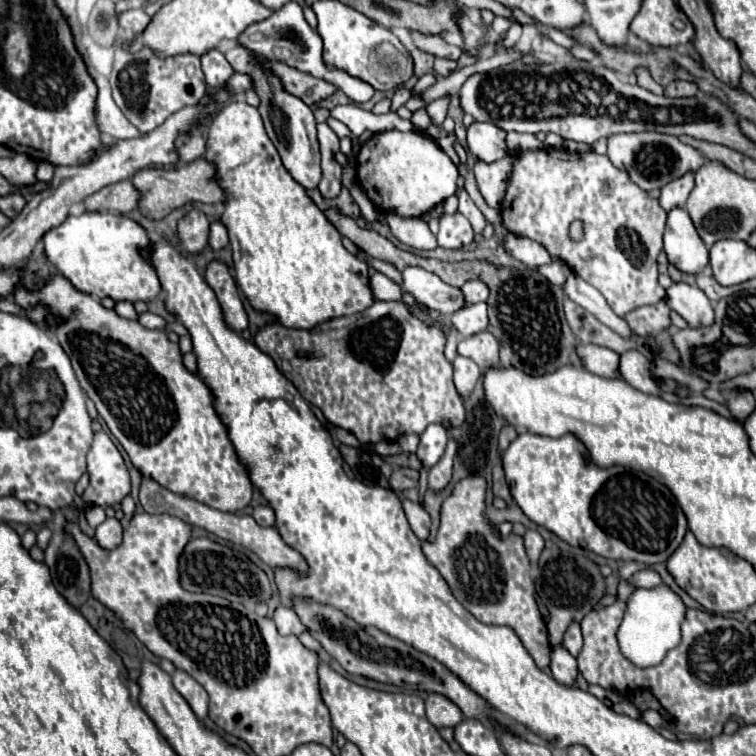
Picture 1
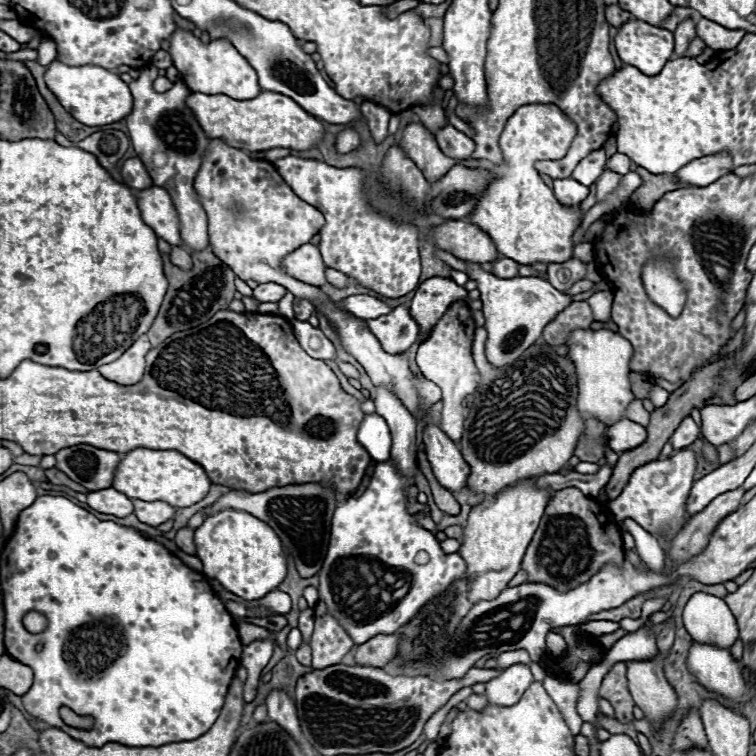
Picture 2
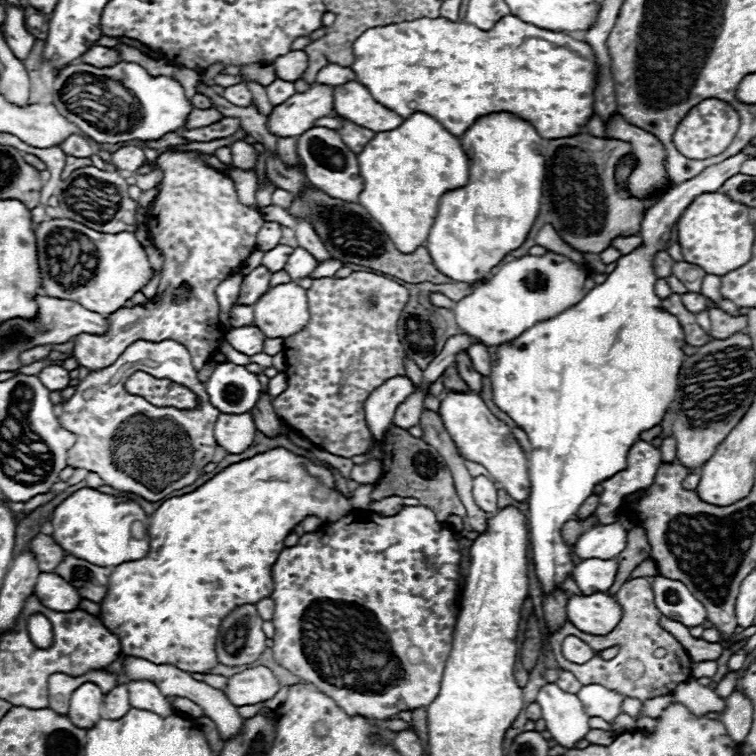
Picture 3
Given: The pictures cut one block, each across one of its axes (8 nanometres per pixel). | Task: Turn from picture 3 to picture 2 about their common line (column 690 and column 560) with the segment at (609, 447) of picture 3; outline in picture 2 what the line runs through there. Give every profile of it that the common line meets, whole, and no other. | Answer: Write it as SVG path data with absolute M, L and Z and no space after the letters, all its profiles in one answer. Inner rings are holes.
M558 178L558 180L554 180L552 190L554 190L556 198L566 206L580 204L590 194L590 188L576 182L574 178Z

